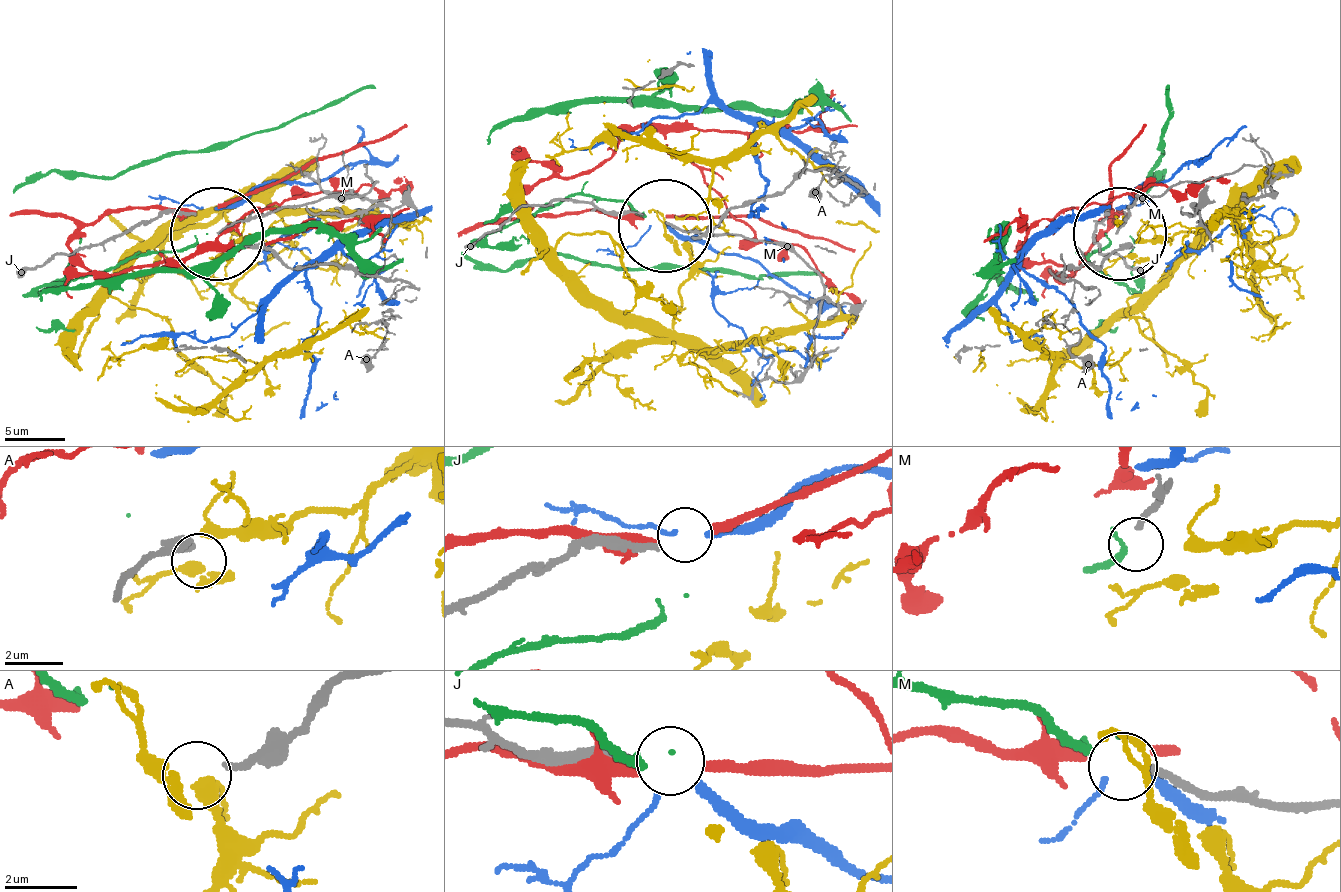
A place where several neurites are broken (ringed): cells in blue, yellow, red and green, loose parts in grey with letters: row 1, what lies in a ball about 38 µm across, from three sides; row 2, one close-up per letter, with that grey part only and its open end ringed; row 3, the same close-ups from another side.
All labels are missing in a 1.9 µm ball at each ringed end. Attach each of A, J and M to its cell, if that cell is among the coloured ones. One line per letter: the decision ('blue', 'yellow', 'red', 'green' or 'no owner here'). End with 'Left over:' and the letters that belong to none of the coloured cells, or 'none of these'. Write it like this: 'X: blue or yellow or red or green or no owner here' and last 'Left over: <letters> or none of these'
A: no owner here
J: blue
M: green
Left over: A

